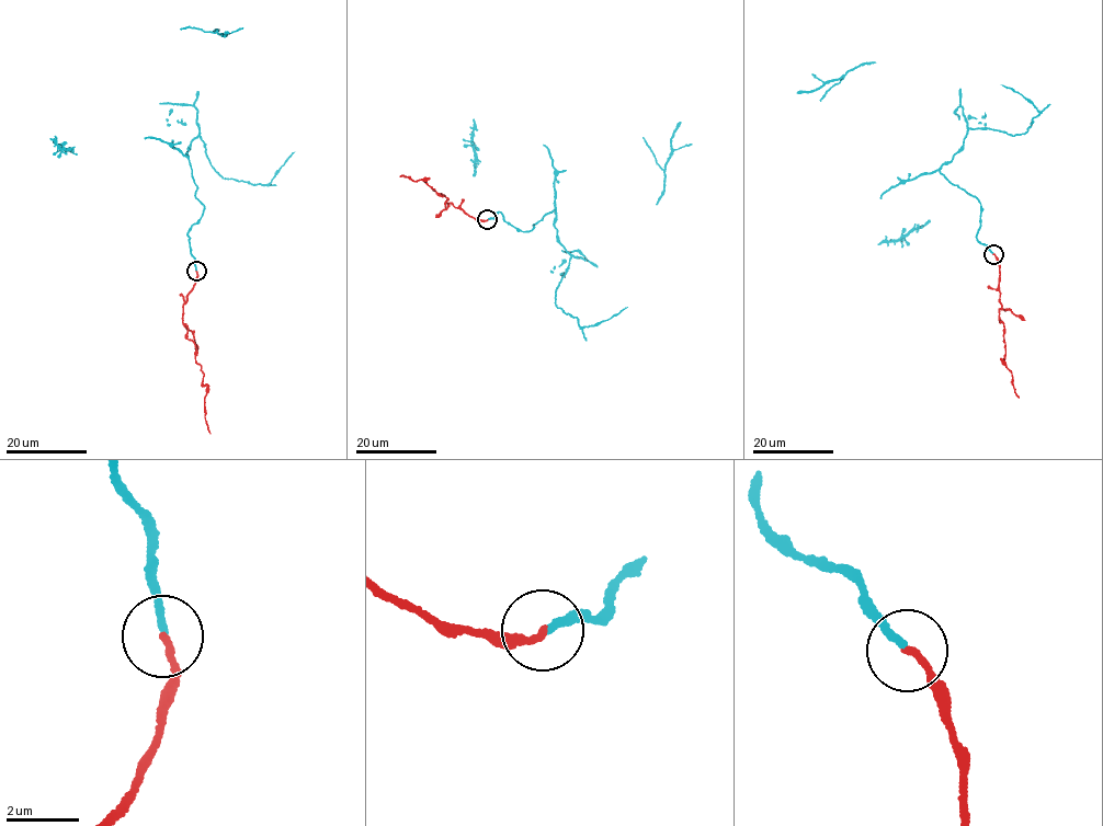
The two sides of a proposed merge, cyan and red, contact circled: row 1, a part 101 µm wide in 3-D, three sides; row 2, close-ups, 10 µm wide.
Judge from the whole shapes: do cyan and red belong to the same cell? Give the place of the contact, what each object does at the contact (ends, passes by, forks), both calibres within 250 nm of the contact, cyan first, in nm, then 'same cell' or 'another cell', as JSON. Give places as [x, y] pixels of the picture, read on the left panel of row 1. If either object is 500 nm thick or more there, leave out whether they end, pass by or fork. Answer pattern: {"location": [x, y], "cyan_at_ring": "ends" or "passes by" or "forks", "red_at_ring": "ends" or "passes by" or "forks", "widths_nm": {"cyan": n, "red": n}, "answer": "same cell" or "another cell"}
{"location": [196, 271], "cyan_at_ring": "ends", "red_at_ring": "ends", "widths_nm": {"cyan": 190, "red": 190}, "answer": "same cell"}

